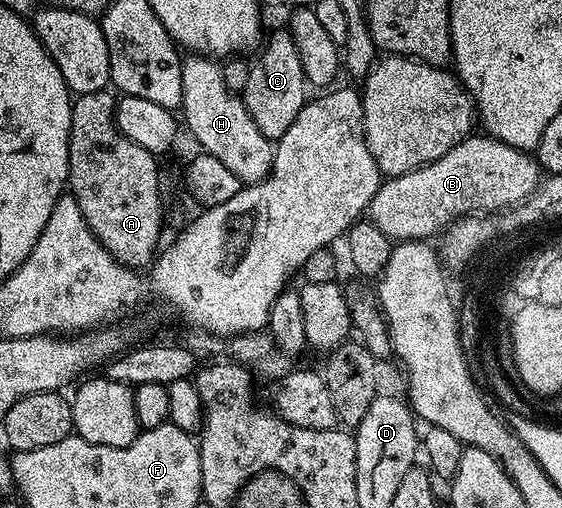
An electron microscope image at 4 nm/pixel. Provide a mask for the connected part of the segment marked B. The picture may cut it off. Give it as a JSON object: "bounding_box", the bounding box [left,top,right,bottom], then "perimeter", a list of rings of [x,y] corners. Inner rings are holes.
{"bounding_box":[367,133,543,241],"perimeter":[[[473,133],[455,149],[447,149],[443,157],[411,173],[386,178],[369,202],[367,219],[379,225],[391,240],[425,241],[428,235],[444,232],[450,223],[466,215],[501,213],[524,203],[538,190],[542,179],[543,172],[530,152],[515,149],[492,135]]]}

